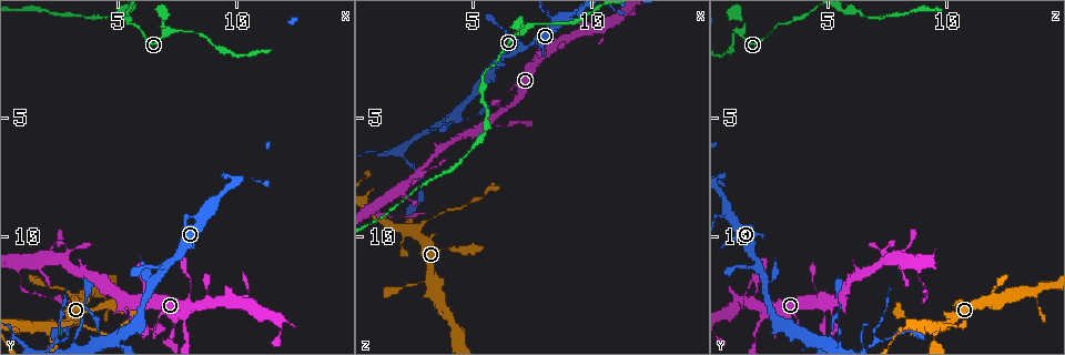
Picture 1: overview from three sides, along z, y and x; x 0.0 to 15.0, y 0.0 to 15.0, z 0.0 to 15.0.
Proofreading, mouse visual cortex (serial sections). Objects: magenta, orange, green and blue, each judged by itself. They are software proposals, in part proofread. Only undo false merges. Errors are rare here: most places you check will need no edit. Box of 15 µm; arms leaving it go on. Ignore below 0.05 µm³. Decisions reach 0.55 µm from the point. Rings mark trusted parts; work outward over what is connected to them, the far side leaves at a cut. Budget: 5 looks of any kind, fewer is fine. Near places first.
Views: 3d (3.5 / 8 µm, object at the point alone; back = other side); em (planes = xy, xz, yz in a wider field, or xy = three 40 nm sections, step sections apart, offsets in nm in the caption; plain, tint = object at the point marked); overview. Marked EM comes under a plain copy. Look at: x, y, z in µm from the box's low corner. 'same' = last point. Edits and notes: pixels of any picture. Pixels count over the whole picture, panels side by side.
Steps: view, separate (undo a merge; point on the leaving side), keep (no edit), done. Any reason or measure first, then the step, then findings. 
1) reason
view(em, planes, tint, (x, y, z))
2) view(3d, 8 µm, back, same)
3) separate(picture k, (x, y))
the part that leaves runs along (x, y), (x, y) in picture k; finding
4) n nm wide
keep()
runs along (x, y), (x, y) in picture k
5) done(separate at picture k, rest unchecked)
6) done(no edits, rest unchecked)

sudden change in width
view(em, xy, step 1, tint, (7.6, 1.4, 1.0))

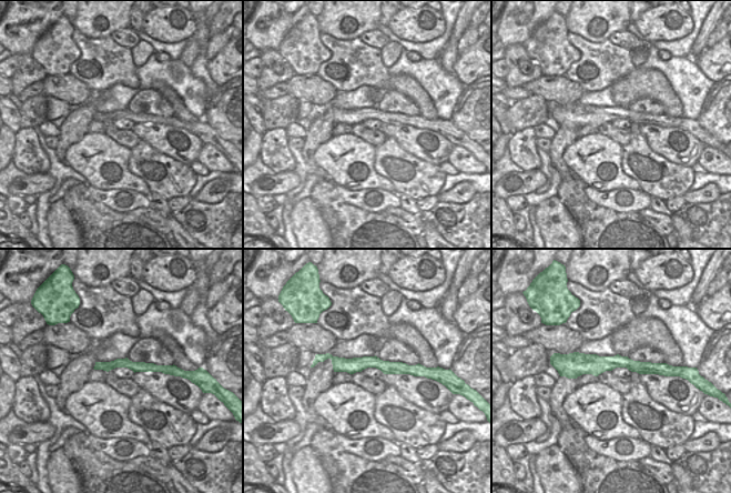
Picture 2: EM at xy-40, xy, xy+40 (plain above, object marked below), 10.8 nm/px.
view(3d, 3.5 µm, back, same)

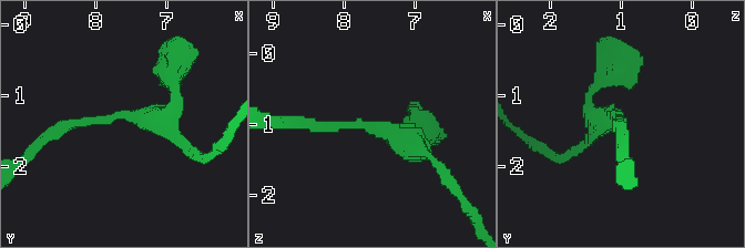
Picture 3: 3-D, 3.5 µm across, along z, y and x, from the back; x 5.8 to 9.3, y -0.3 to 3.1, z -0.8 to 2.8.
arms of 150, 200 nm
keep()
runs along (436, 162), (385, 127), (307, 125) in picture 3; one cell here

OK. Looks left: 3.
thick turns thin
view(3d, 3.5 µm, (3.2, 13.7, 9.4))

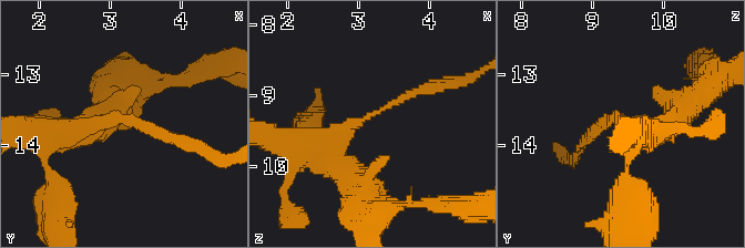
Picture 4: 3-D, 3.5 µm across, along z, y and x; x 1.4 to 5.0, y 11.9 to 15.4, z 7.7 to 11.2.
view(em, xy, step 3, tint, (3.15, 13.65, 9.25))

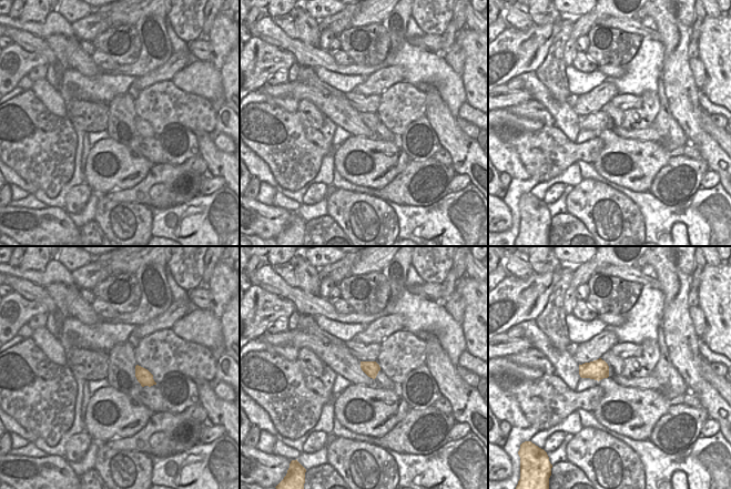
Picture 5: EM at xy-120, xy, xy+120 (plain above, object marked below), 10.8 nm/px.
view(em, xy, step 1, tint, same)

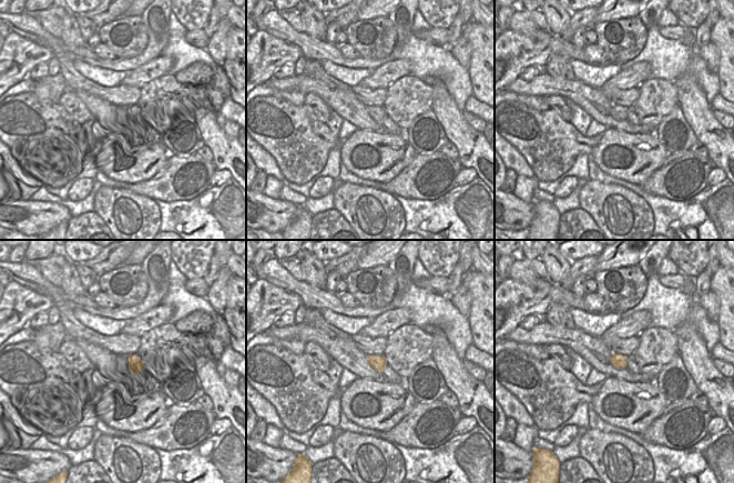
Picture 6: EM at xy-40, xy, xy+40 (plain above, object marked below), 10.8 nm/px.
arms of 150, 350 nm
keep()
runs along (337, 167), (340, 133), (429, 89) in picture 4; one cell here

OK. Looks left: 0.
done(no edits, rest unchecked)

